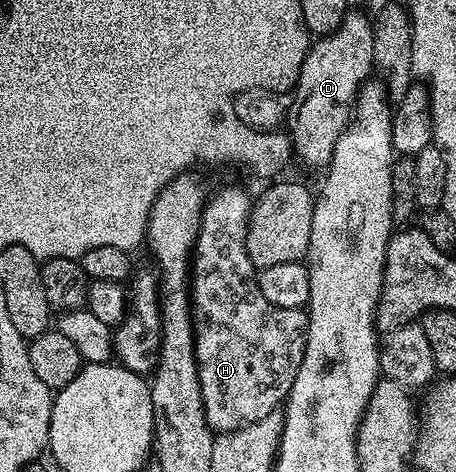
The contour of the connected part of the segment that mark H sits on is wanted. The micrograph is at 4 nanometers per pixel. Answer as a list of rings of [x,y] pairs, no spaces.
[[[224,188],[216,197],[209,199],[204,206],[204,217],[200,223],[199,236],[193,248],[193,262],[190,266],[192,279],[190,288],[195,307],[204,314],[204,328],[197,335],[196,342],[196,363],[200,365],[200,389],[202,390],[202,402],[204,403],[204,413],[208,418],[208,424],[213,433],[223,434],[225,432],[236,432],[248,424],[258,422],[262,418],[273,415],[277,411],[276,407],[283,405],[288,399],[288,392],[294,386],[294,378],[302,366],[302,358],[306,350],[308,341],[308,313],[298,308],[284,308],[274,306],[267,301],[260,286],[259,273],[256,265],[249,256],[246,248],[246,234],[248,233],[249,214],[251,212],[252,198],[240,188]]]

